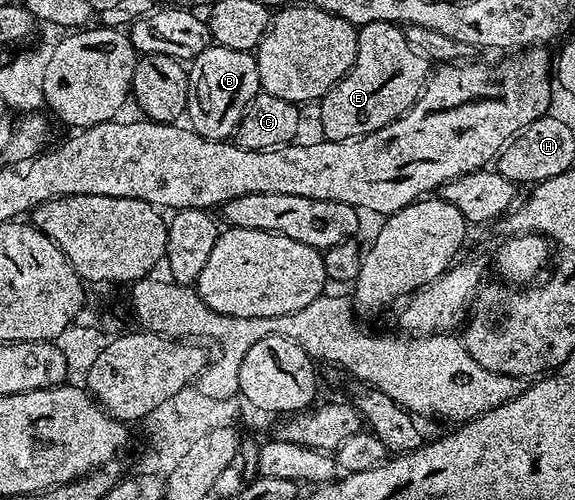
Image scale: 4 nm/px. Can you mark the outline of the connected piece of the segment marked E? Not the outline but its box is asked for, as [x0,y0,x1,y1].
[319,21,429,139]

